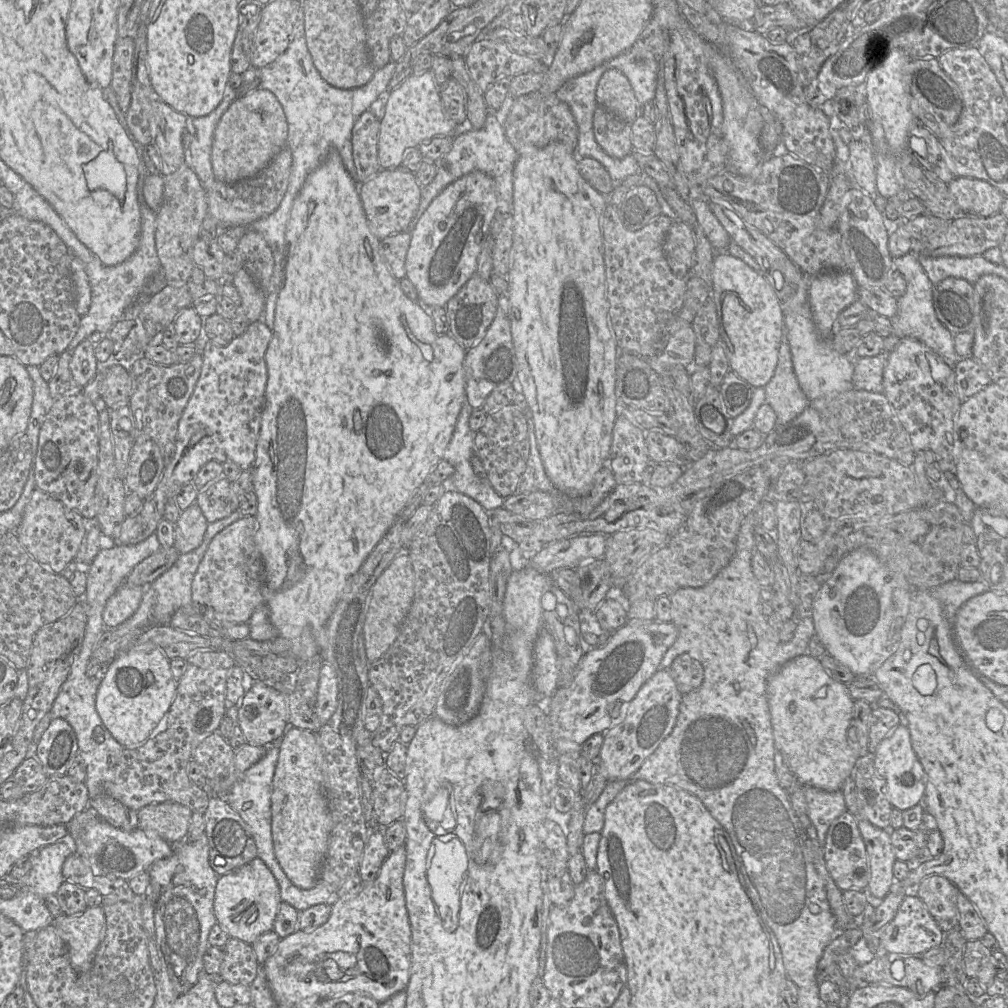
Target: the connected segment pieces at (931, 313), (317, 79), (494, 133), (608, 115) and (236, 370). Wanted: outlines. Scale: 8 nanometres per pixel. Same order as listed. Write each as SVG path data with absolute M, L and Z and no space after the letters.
M909 252L894 259L894 270L904 277L907 287L905 294L897 298L898 309L896 315L891 318L893 334L884 338L885 352L892 351L901 338L912 338L920 341L936 353L944 364L953 369L959 357L954 347L954 334L952 334L937 318L933 306L933 287L918 256Z
M303 11L300 12L294 24L293 38L285 52L273 63L259 68L257 72L257 79L260 81L259 88L269 90L275 95L282 106L288 124L287 146L292 153L292 167L289 185L279 207L274 212L247 226L231 226L225 228L230 236L240 239L246 232L253 230L259 232L264 237L271 248L273 255L274 253L286 253L286 229L293 204L308 175L323 162L331 149L335 149L339 153L347 172L355 180L356 169L353 161L351 141L352 128L360 115L369 110L369 107L376 99L386 94L387 85L392 78L395 67L396 62L390 61L381 69L376 70L368 83L358 88L339 89L331 86L320 76L313 64L305 39Z
M488 113L485 124L480 129L470 129L453 135L451 149L437 162L438 171L434 179L422 187L421 201L416 214L407 227L410 234L415 229L420 217L431 202L452 182L475 171L482 171L491 176L495 182L499 209L511 209L513 200L514 168L519 154L509 142L505 126L499 119Z
M598 107L593 116L596 142L611 157L623 158L631 154L631 123L627 123L604 107Z
M260 319L251 323L242 335L234 337L227 346L202 340L202 368L178 423L173 457L167 463L155 491L145 497L140 512L126 517L120 530L114 533L114 545L138 544L155 534L159 522L164 519L167 501L191 483L207 462L232 461L242 470L252 469L268 382L266 354L272 338L273 330Z

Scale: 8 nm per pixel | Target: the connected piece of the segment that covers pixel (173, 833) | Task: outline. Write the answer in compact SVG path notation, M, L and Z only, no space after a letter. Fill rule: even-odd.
M164 802L145 806L137 815L139 828L175 846L185 841L193 811L176 802Z

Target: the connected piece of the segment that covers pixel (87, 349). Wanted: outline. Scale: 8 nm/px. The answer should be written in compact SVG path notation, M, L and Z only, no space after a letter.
M93 333L74 349L69 364L70 372L77 387L84 388L98 373L98 361L94 355L94 345L108 333Z

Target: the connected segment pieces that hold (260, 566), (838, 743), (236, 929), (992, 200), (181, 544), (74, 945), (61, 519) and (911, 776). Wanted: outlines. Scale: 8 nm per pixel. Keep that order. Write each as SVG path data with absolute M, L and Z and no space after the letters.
M245 516L219 532L209 544L191 587L191 605L209 620L249 623L254 611L265 603L265 568L255 543L256 532L256 516Z
M806 653L801 655L782 666L768 681L767 684L767 699L769 705L769 712L771 718L771 725L774 735L774 744L776 750L780 751L792 772L798 778L798 780L804 785L810 785L820 788L825 791L837 791L841 790L846 778L848 778L852 772L852 769L858 759L853 749L848 744L847 728L850 724L853 715L854 700L850 696L846 684L834 679L821 665L820 659L811 656Z
M255 858L242 867L219 876L215 895L214 913L217 924L231 938L252 944L261 934L273 930L273 923L281 903L279 885L260 858Z
M954 177L948 189L961 213L982 217L999 213L1006 197L987 181L969 177Z
M195 502L181 512L174 527L174 546L180 554L184 554L201 545L208 522Z
M87 907L79 915L55 917L51 925L56 927L68 944L74 970L79 974L88 972L105 938L106 918L103 908Z
M35 489L14 533L37 562L54 573L60 574L69 563L75 562L88 525L89 522L78 512L67 508L46 492Z
M900 723L878 745L873 754L874 766L886 784L887 797L891 805L907 810L922 803L925 794L925 772L913 750L910 732L905 723Z

